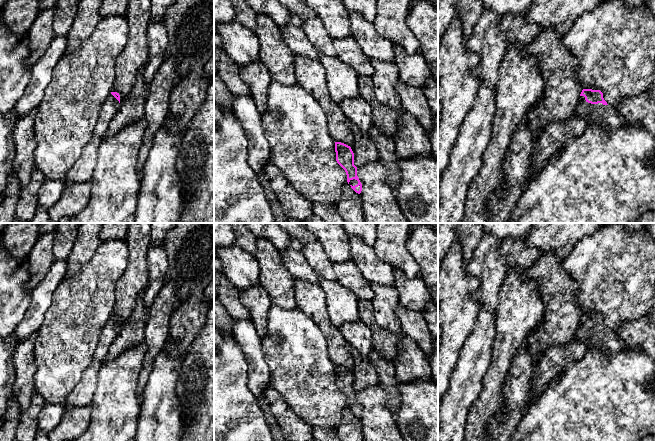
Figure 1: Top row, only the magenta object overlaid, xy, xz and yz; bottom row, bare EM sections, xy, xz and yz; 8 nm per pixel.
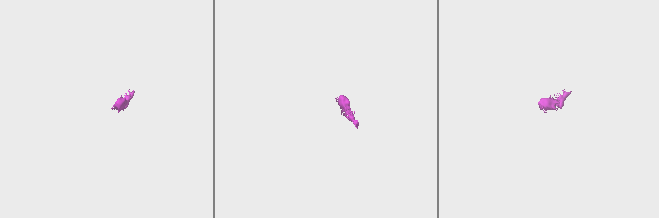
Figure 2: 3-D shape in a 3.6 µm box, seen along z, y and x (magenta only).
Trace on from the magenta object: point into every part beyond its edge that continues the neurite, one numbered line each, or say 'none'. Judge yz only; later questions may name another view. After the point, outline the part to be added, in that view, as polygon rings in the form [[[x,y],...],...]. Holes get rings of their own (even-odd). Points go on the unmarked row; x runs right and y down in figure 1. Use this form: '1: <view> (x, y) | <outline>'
1: yz (607, 340) | [[[580,320],[574,338],[584,340],[587,347],[595,345],[608,355],[619,352],[622,346],[619,331],[603,329],[602,327],[591,328],[585,324],[584,320]]]

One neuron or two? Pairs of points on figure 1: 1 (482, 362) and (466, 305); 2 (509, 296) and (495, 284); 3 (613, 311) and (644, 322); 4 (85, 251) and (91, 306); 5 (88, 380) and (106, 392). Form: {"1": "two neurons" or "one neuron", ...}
{"1": "two neurons", "2": "two neurons", "3": "two neurons", "4": "two neurons", "5": "two neurons"}

